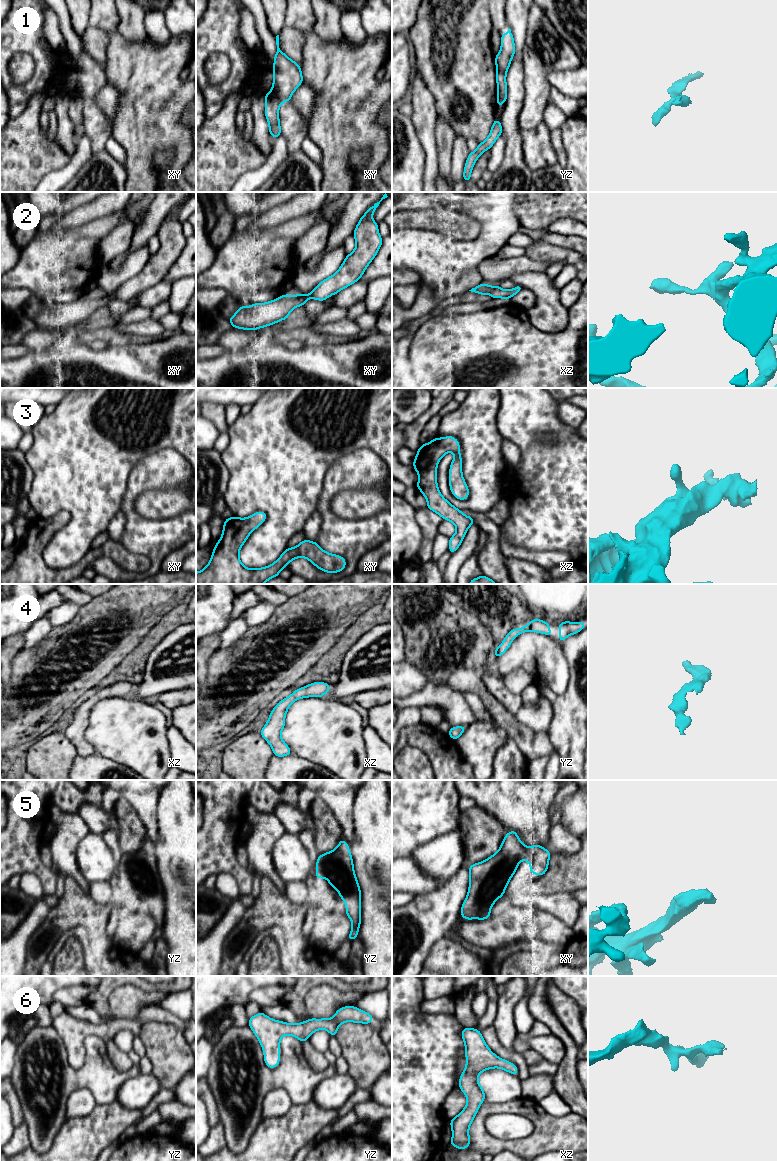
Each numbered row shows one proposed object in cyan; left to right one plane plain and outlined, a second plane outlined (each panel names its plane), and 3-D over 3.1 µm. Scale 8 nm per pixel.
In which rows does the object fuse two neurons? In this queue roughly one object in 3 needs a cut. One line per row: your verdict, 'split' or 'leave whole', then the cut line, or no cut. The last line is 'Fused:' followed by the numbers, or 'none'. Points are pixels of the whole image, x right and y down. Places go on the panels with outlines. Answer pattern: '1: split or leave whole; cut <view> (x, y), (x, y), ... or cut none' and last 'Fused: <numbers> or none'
1: split; cut xy (271, 90), (276, 96), (279, 106)
2: leave whole; cut none
3: leave whole; cut none
4: leave whole; cut none
5: leave whole; cut none
6: leave whole; cut none
Fused: 1

